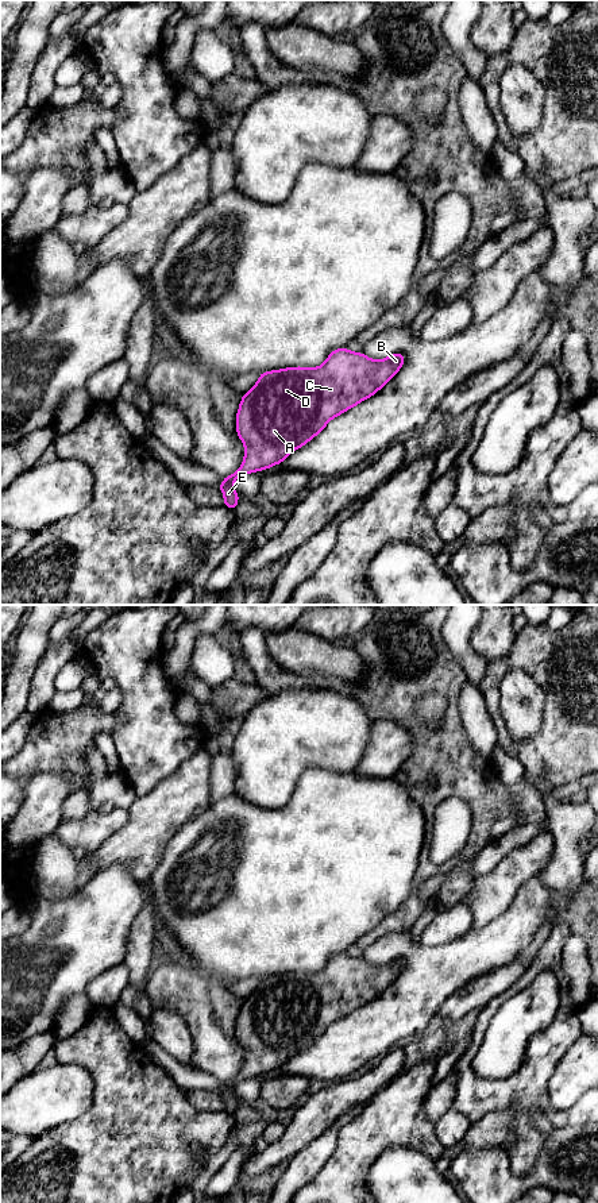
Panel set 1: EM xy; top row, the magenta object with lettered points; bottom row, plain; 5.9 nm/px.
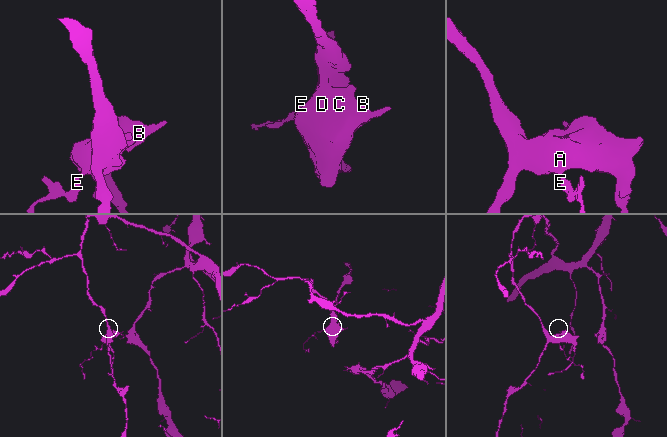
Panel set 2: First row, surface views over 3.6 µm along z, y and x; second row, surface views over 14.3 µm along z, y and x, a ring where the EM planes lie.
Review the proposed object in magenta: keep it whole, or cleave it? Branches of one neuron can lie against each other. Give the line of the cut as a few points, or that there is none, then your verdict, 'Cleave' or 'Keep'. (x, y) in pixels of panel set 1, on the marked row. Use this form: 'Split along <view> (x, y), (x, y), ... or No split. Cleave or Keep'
No split. Keep

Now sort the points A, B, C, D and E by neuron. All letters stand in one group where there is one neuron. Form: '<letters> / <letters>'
A B C D E

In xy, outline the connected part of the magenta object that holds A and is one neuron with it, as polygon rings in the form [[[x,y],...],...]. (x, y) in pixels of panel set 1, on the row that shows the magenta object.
[[[342,347],[315,369],[297,366],[261,373],[258,382],[242,396],[236,413],[236,433],[246,450],[240,469],[217,485],[224,494],[224,506],[235,510],[239,494],[234,482],[239,477],[282,463],[288,455],[319,435],[333,417],[374,396],[400,371],[404,362],[401,352],[373,360],[362,352]]]

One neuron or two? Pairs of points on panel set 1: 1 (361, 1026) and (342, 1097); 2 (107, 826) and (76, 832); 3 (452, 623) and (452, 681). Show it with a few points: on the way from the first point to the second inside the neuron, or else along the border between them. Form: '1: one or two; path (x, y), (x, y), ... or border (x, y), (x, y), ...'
1: two; border (355, 1074), (330, 1083)
2: one; path (99, 826), (84, 832)
3: two; border (444, 623), (442, 640), (459, 662), (467, 679)

